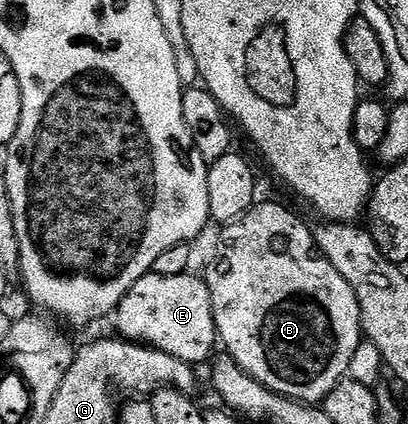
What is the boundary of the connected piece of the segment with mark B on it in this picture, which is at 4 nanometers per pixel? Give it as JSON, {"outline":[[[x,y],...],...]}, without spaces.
{"outline":[[[265,201],[254,204],[238,221],[226,224],[221,233],[221,246],[217,249],[217,254],[209,261],[209,266],[203,272],[203,279],[211,291],[211,303],[213,304],[213,318],[217,328],[217,336],[220,344],[225,344],[228,356],[239,368],[251,375],[251,379],[258,381],[263,387],[275,391],[284,397],[290,397],[292,401],[302,403],[321,403],[325,397],[337,386],[349,372],[351,357],[355,354],[355,349],[359,347],[363,340],[361,332],[361,308],[355,299],[355,291],[351,291],[347,279],[331,267],[331,263],[318,252],[317,243],[313,239],[313,230],[307,224],[304,225],[299,218],[295,217],[291,210],[284,209],[281,205],[276,205],[273,201]]]}

